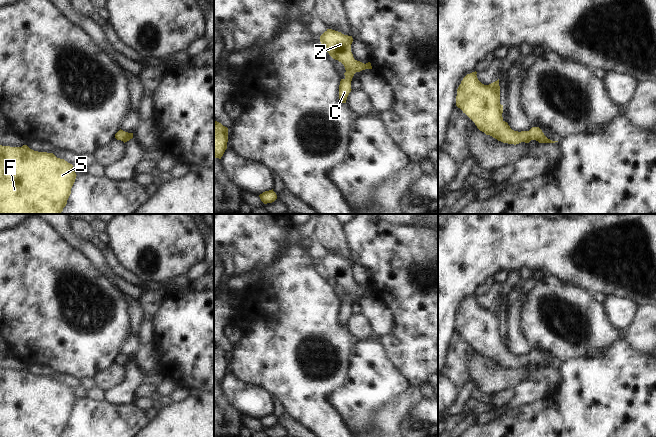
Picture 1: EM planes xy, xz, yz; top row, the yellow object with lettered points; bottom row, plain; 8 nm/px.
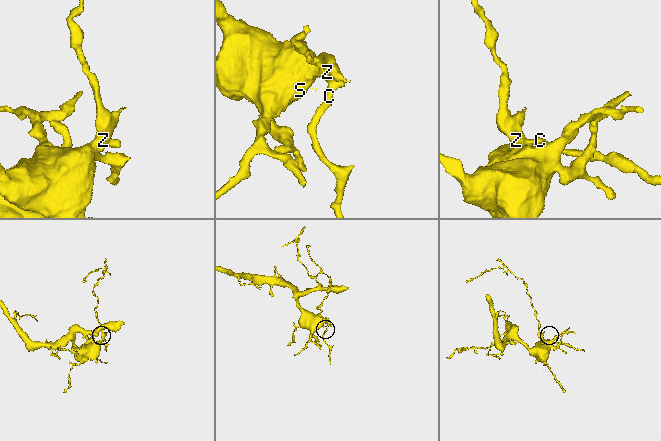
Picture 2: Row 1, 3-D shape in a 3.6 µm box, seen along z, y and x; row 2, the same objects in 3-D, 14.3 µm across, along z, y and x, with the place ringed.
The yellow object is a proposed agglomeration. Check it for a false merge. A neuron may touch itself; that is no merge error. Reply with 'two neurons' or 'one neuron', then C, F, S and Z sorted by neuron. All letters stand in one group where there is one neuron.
one neuron; groups C F S Z

